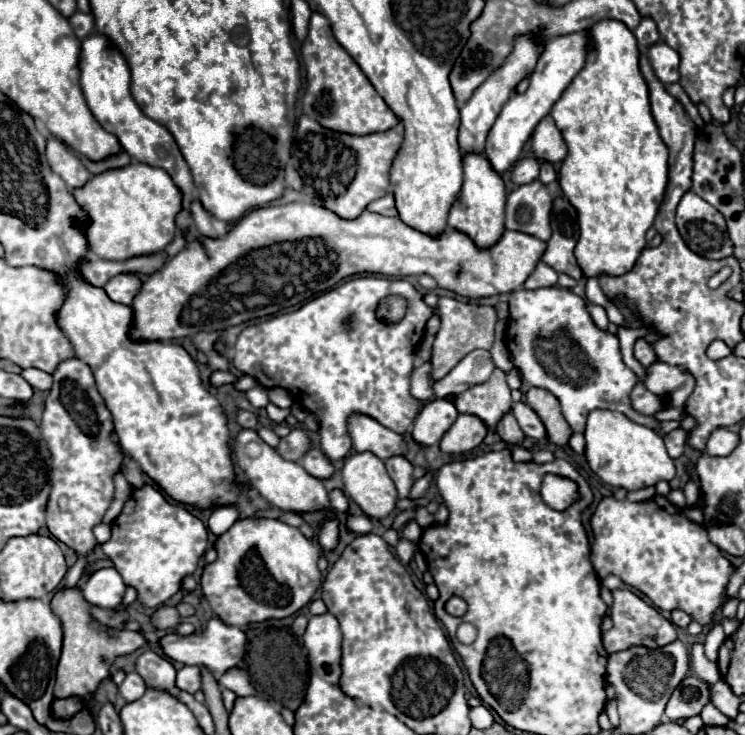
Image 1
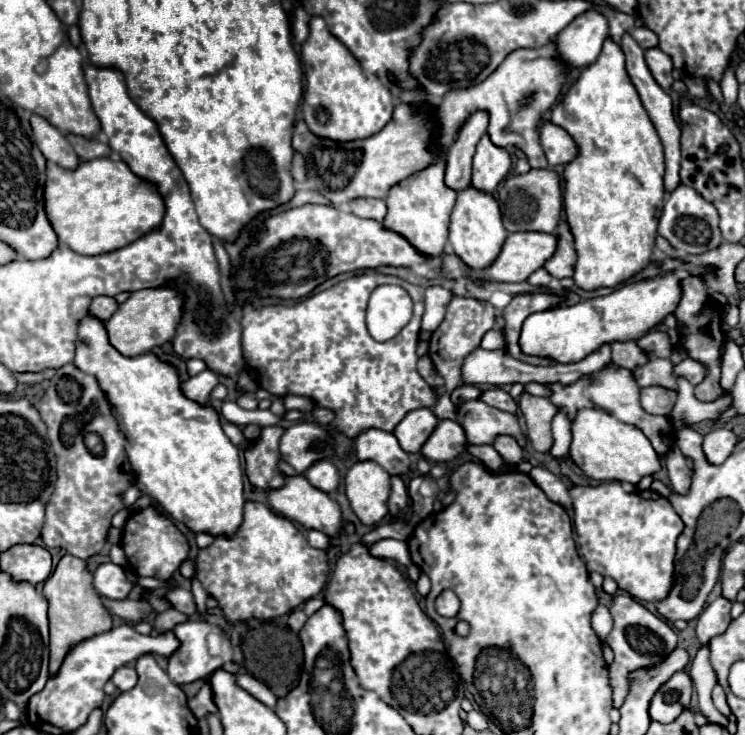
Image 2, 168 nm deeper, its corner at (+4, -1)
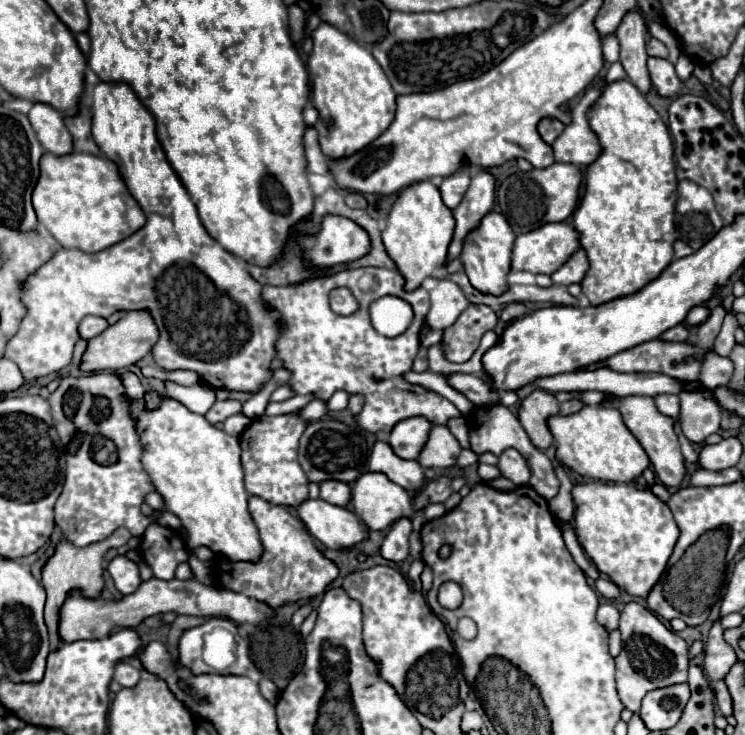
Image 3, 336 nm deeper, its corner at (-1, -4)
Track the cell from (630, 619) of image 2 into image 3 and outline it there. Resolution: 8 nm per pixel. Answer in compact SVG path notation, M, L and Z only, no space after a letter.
M637 602L625 604L619 620L619 630L623 648L621 654L615 658L615 680L619 698L627 710L637 712L647 692L687 680L689 658L685 640L669 630L651 610Z

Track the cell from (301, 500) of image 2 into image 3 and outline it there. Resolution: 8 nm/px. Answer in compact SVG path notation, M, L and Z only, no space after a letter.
M321 498L305 500L297 508L299 518L323 546L331 550L349 548L365 538L365 530L357 516L347 508L333 506Z

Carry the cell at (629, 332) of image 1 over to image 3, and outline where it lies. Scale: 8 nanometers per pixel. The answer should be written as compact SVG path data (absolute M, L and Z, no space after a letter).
M681 390L681 414L679 424L683 436L691 442L703 442L709 434L719 432L721 406L715 392L709 390Z

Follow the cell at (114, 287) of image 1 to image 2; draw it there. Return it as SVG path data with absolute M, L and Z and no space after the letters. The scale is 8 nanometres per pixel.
M96 297L96 299L92 299L92 305L90 305L88 313L94 315L98 321L108 321L114 315L116 309L118 309L116 299L112 299L112 297Z

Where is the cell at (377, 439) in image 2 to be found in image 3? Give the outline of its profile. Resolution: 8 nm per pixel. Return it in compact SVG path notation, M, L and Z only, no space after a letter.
M377 440L373 444L371 456L369 456L369 470L387 474L389 480L403 486L409 492L417 492L425 484L421 464L417 460L399 458L389 446L389 442L383 442L383 440Z

